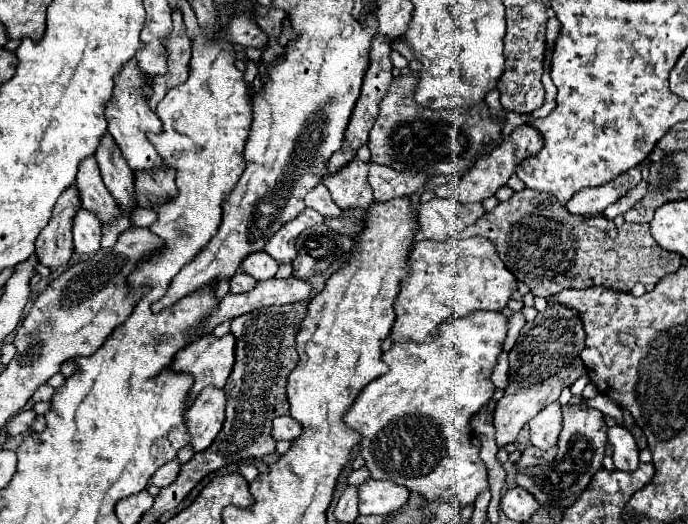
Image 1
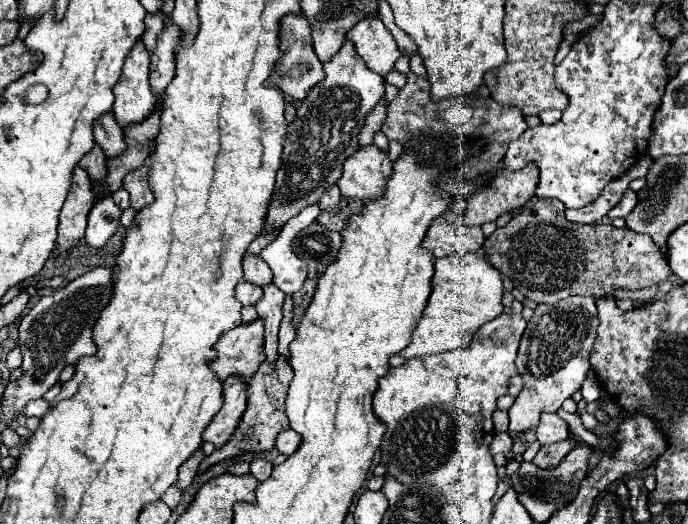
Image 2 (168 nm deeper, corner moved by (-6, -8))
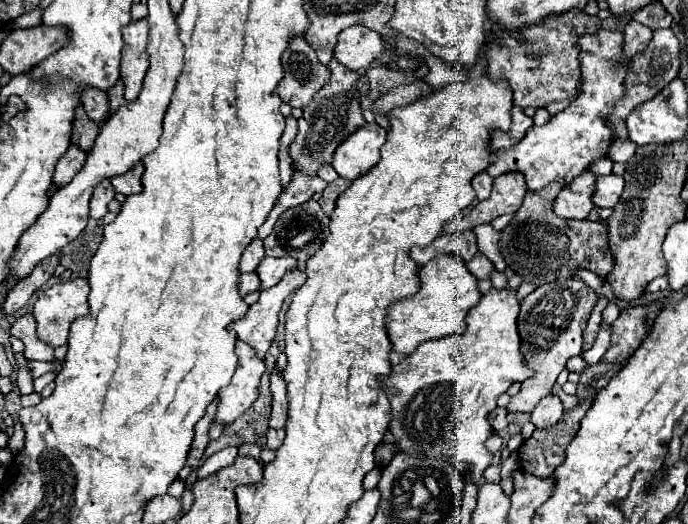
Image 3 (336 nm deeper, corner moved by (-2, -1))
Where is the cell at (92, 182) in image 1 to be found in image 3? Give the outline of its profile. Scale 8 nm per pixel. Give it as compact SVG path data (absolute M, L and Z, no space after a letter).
M78 104L76 114L74 114L74 128L72 128L72 142L78 144L84 152L90 152L94 146L94 140L100 132L100 126L96 126L96 122L92 122L88 118L88 114L84 112L84 106Z

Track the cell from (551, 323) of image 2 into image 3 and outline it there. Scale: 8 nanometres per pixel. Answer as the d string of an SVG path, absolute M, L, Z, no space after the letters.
M562 278L542 284L522 300L518 332L522 338L522 352L528 366L532 366L534 376L524 380L520 392L510 398L510 404L506 408L508 412L530 412L544 396L552 392L552 386L558 374L566 368L568 358L582 352L582 332L592 308L596 306L596 300L596 292L576 278Z

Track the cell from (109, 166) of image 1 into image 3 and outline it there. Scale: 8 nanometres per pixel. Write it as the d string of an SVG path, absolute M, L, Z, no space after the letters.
M86 86L82 92L80 92L80 100L88 112L88 116L92 120L96 120L98 124L106 120L108 116L108 96L104 90L100 88L94 88L94 86Z

